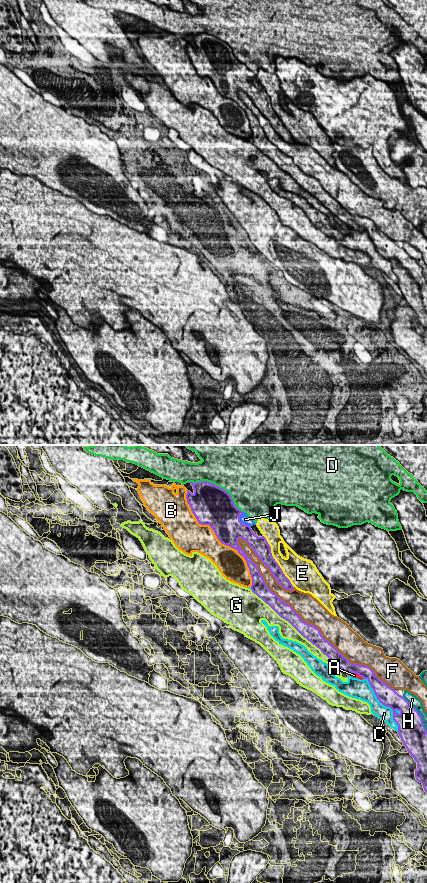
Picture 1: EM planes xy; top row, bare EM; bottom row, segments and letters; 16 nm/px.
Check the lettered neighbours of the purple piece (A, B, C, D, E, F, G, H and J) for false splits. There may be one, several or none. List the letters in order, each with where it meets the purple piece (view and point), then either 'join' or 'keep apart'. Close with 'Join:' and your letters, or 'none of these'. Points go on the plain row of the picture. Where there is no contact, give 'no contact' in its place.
A: xy (355, 224) | join
B: xy (217, 89) | keep apart
C: xy (384, 257) | keep apart
D: xy (217, 38) | keep apart
E: xy (275, 113) | keep apart
F: xy (308, 175) | keep apart
G: xy (292, 177) | keep apart
H: xy (418, 265) | keep apart
J: xy (240, 73) | join
Join: A, J

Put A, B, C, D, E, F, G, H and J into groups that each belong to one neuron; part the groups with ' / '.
A J / B / C / D / E / F / G / H

